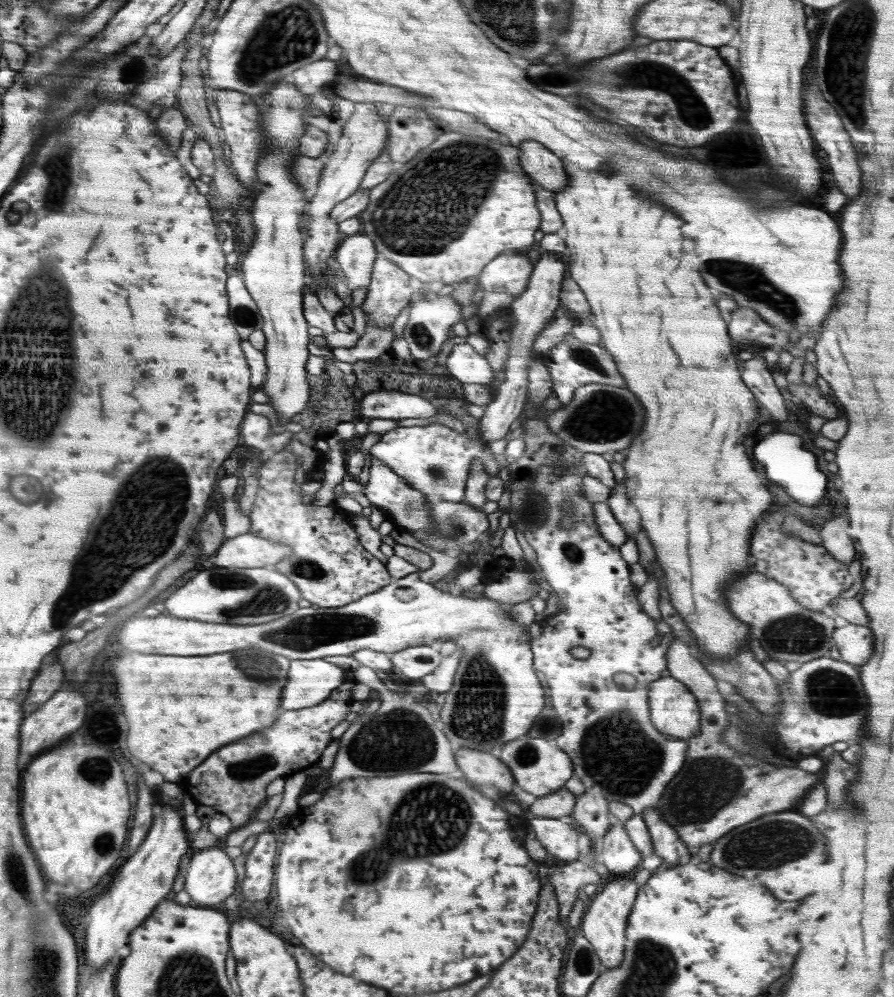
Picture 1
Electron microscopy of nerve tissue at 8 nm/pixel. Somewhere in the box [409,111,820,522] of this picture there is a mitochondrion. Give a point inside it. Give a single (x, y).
(602, 417)

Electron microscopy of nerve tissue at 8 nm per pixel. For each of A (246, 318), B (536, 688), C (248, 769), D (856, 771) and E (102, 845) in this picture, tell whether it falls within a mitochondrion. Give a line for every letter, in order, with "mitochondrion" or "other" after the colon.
A: mitochondrion
B: other
C: mitochondrion
D: other
E: mitochondrion

